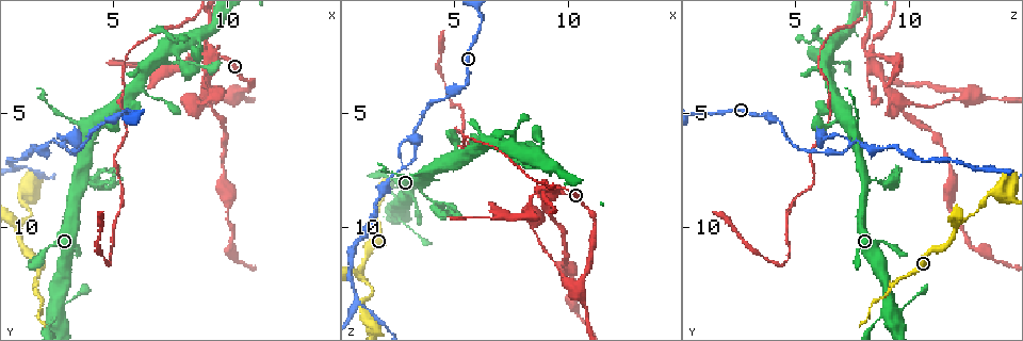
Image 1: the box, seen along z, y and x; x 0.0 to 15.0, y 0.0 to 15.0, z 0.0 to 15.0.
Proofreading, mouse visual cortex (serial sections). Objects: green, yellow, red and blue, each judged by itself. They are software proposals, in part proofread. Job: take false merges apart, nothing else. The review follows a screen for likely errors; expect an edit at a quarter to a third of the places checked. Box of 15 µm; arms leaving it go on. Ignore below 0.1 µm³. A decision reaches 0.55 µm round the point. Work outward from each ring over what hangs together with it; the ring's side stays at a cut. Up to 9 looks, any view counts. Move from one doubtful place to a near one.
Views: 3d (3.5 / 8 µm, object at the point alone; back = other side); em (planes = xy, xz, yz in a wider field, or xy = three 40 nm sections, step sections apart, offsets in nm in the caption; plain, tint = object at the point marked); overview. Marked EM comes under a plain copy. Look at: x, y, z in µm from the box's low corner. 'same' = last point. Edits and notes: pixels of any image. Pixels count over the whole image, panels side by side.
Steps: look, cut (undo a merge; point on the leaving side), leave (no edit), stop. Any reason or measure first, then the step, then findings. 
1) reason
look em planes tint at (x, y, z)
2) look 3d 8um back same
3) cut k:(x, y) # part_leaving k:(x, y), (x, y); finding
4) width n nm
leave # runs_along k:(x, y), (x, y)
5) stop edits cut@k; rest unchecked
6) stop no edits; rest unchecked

branch point
look 3d 3.5um at (2.7, 6.4, 7.4)

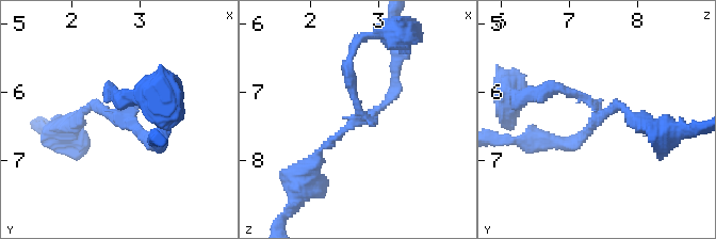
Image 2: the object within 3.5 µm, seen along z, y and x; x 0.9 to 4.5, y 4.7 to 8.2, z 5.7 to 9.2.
now the EM
look em xy step 2 tint at (2.75, 6.35, 7.40)

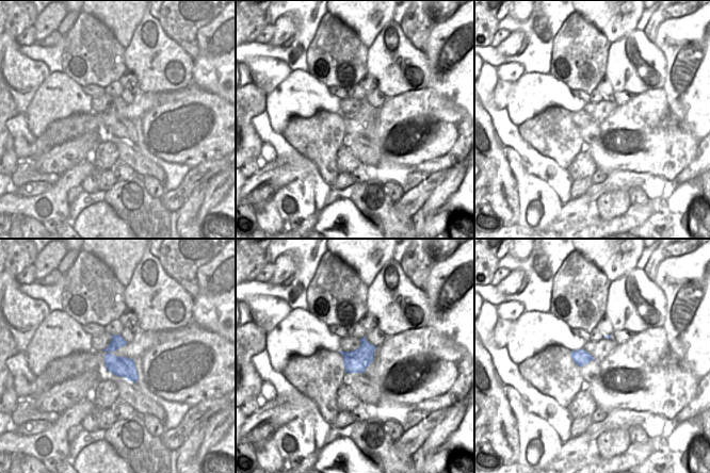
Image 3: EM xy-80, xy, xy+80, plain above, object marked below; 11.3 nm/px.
another direction
look em xy step 3 tint same

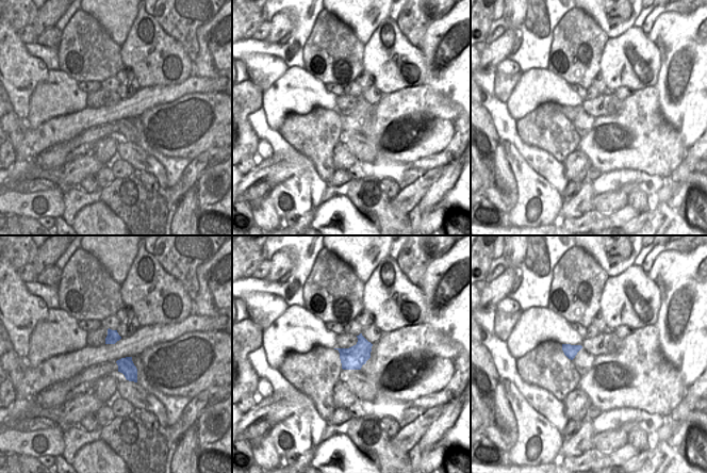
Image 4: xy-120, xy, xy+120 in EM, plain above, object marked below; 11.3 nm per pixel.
leave # runs_along 2:(554, 143), (579, 143), (617, 107), (641, 120); all the same cell

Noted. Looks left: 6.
narrows sharply
look 3d 8um at (3.9, 8.1, 8.7)

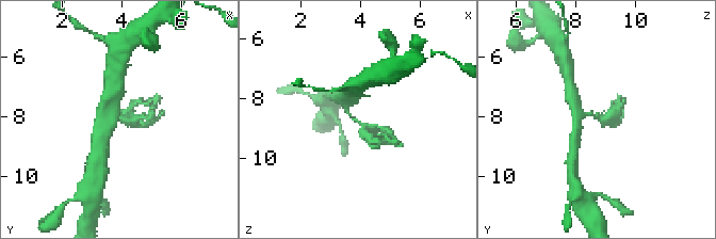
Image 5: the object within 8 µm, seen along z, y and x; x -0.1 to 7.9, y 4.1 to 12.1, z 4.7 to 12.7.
look 3d 3.5um at (4.0, 8.0, 8.9)

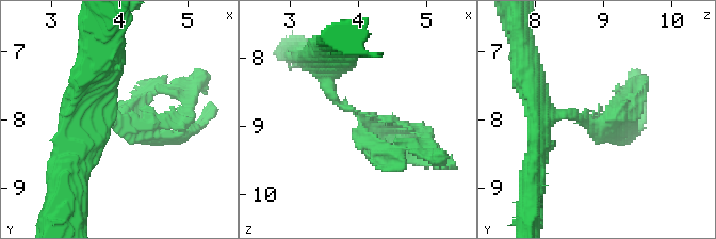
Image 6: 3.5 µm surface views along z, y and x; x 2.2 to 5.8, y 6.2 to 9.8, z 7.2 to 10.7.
look em xy step 1 tint at (4.00, 8.05, 8.80)

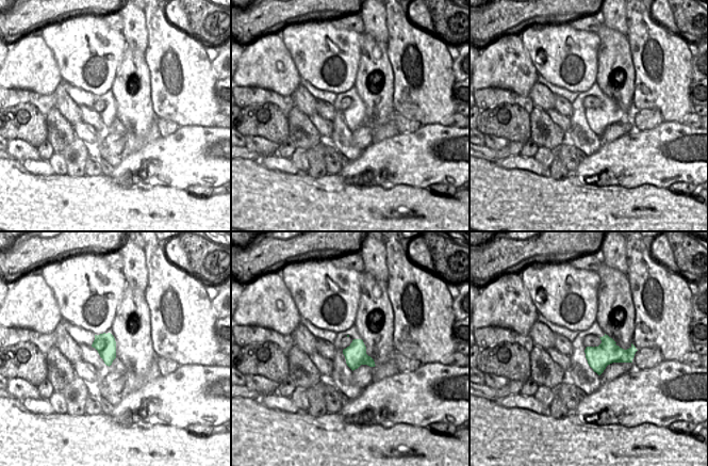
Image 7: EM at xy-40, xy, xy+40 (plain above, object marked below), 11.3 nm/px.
cut 6:(386, 124) # part_leaving 6:(348, 108), (377, 155), (404, 152); two cells meet here

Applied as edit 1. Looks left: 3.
two arms at a narrow angle
look 3d 8um at (9.3, 2.4, 8.4)

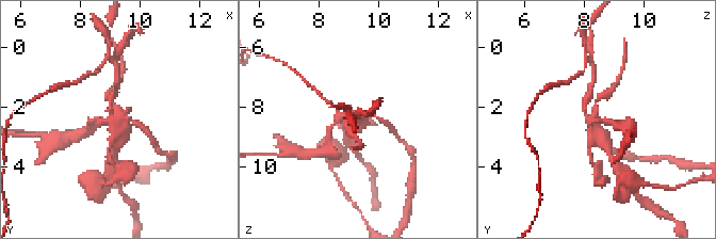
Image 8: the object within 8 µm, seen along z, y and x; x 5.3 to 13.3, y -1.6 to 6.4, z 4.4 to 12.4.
look 3d 3.5um at (9.4, 2.4, 8.3)

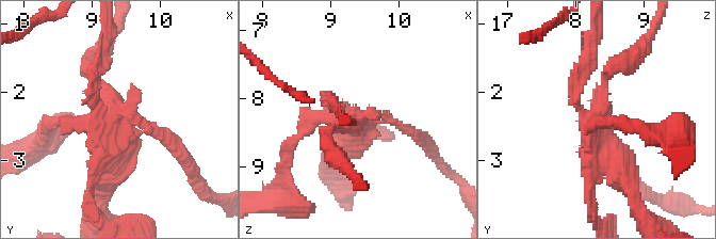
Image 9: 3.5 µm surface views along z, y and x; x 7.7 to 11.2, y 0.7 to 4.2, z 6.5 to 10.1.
shape alone is not enough
look em xy step 1 tint at (9.30, 2.45, 8.30)

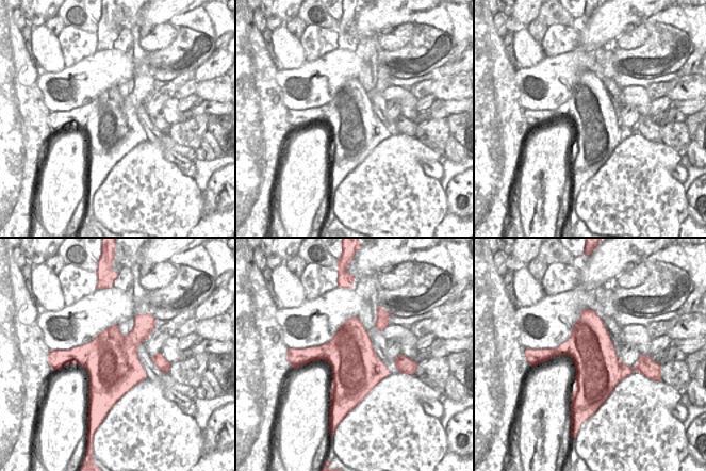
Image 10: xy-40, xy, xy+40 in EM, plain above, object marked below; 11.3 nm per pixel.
cut 9:(97, 115) # part_leaving 9:(141, 130), (117, 144), (92, 206); a second cell is stuck on

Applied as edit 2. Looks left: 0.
stop edits cut@6, cut@9; rest unchecked

